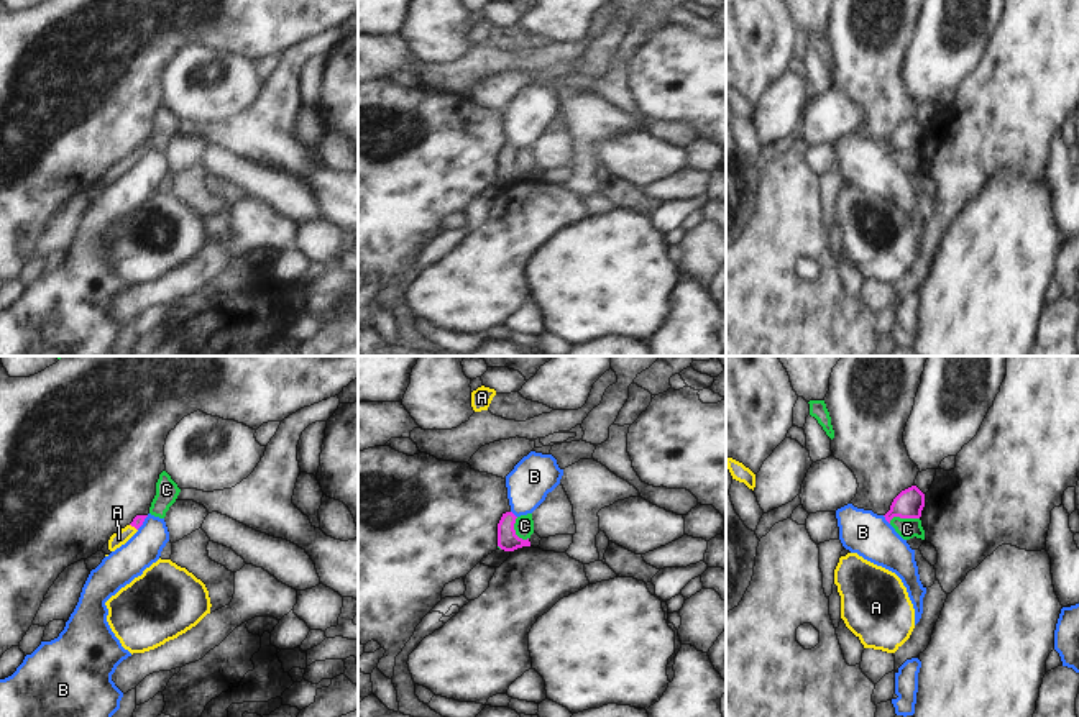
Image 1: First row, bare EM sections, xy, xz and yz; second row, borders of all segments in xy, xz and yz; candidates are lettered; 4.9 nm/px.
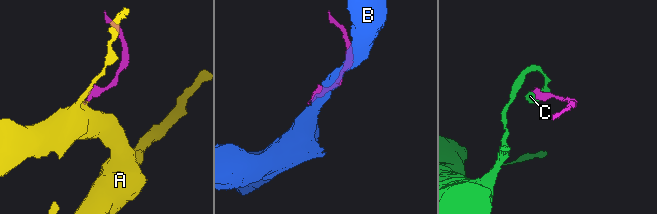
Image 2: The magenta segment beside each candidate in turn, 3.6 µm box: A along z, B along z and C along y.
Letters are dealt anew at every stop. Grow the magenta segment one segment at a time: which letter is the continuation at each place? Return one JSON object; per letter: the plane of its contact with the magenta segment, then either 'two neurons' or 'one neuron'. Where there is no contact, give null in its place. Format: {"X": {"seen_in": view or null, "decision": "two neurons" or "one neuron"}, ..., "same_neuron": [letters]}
{"A": {"seen_in": "xy", "decision": "one neuron"}, "B": {"seen_in": "yz", "decision": "two neurons"}, "C": {"seen_in": "yz", "decision": "two neurons"}, "same_neuron": ["A"]}

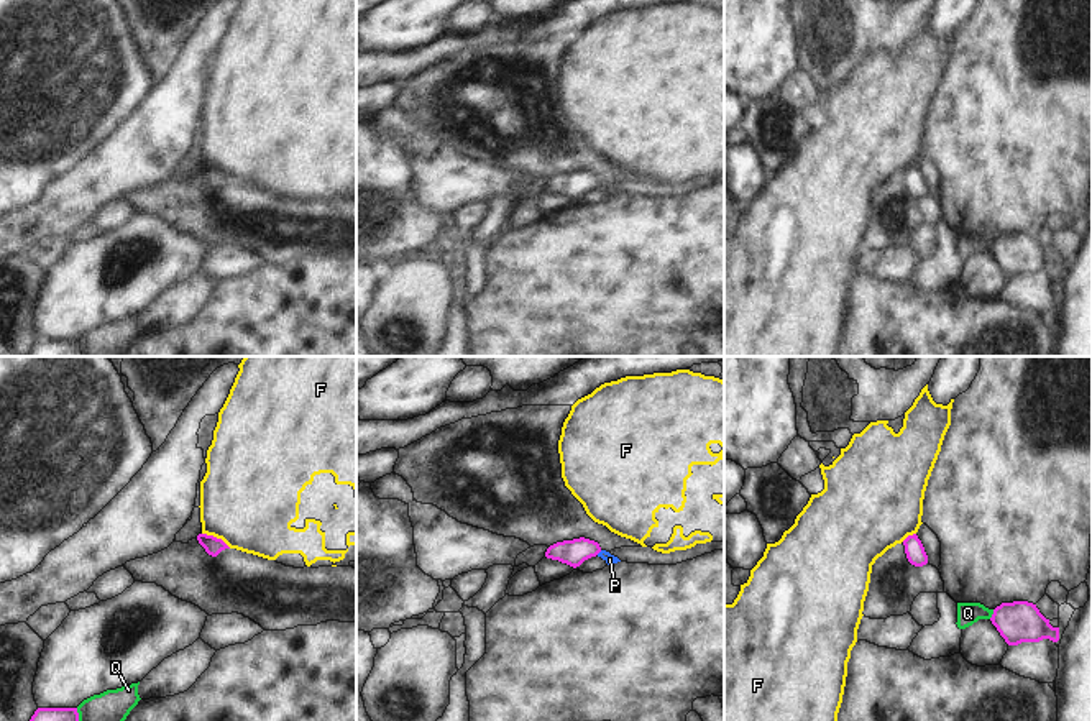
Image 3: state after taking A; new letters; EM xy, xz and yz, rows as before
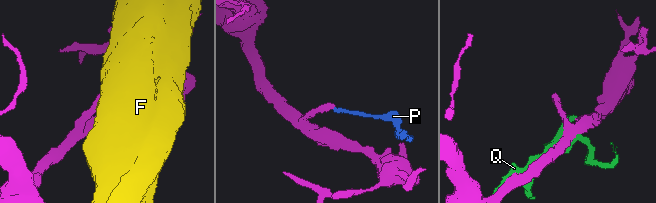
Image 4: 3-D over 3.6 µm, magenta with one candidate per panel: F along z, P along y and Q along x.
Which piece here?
{"F": {"seen_in": "xy", "decision": "two neurons"}, "P": {"seen_in": "xz", "decision": "one neuron"}, "Q": {"seen_in": "yz", "decision": "two neurons"}, "same_neuron": ["P"]}

